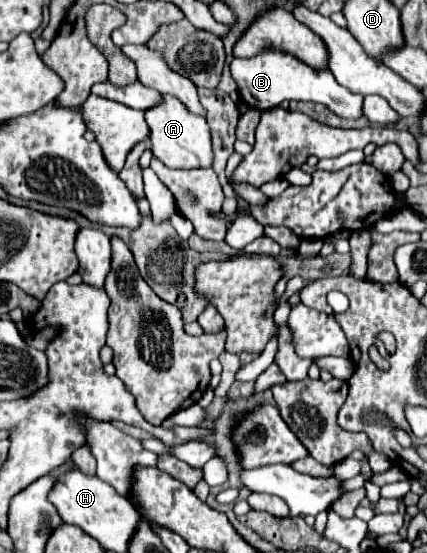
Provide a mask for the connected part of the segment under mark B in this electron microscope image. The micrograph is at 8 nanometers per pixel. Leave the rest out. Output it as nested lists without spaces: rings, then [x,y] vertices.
[[[265,50],[255,58],[243,60],[235,58],[231,62],[231,74],[237,82],[241,100],[255,110],[269,110],[279,106],[283,100],[309,100],[327,106],[341,120],[357,120],[363,116],[363,96],[349,92],[341,84],[337,84],[335,76],[329,70],[313,70],[301,60],[287,56],[279,50]]]

